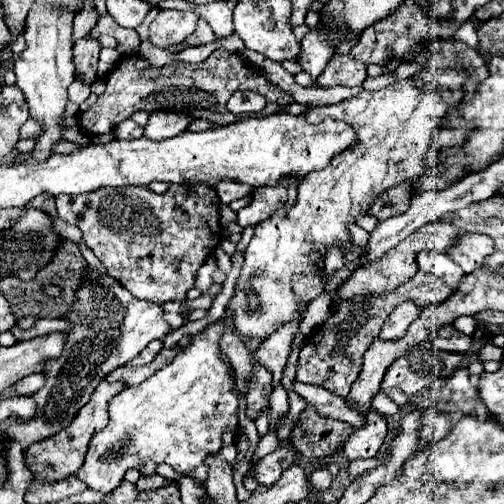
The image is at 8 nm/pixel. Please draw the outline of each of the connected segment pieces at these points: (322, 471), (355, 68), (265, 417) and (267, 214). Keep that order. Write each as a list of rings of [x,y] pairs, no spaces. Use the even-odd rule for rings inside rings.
[[[323,466],[315,468],[315,470],[311,472],[311,476],[309,476],[309,484],[311,484],[311,488],[315,488],[317,492],[327,490],[327,488],[331,486],[331,480],[333,480],[331,472],[329,472],[327,468],[323,468]]]
[[[333,56],[325,66],[325,72],[319,76],[317,84],[321,88],[333,86],[361,86],[367,78],[363,62],[355,60],[353,56]]]
[[[267,406],[267,408],[263,408],[263,410],[259,412],[259,416],[257,416],[257,420],[255,420],[259,436],[265,436],[265,432],[269,430],[269,414],[271,414],[271,408]]]
[[[283,180],[275,188],[259,188],[259,192],[253,192],[251,204],[237,212],[237,224],[245,230],[269,220],[279,210],[279,206],[287,202],[287,190],[287,180]]]

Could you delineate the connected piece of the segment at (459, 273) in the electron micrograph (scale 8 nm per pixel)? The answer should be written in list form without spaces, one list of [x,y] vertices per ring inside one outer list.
[[[423,250],[417,254],[417,266],[419,270],[439,278],[441,282],[445,282],[451,288],[457,288],[461,278],[465,276],[465,272],[459,268],[459,264],[455,264],[453,260],[449,260],[447,254],[437,254],[431,250]]]

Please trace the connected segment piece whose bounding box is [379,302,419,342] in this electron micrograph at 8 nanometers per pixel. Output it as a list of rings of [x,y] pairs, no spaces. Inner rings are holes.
[[[403,302],[399,308],[395,308],[395,312],[391,312],[387,324],[383,324],[379,340],[399,340],[405,336],[409,324],[419,316],[419,308],[411,302]]]

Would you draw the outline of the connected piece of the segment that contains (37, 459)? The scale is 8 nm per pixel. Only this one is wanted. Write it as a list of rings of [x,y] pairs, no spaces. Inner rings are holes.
[[[99,384],[99,388],[91,394],[91,400],[77,412],[77,416],[71,420],[67,428],[57,432],[55,436],[49,436],[45,440],[39,440],[27,448],[27,462],[35,474],[35,478],[43,482],[57,482],[67,476],[77,474],[77,470],[83,466],[83,460],[87,453],[87,444],[93,436],[93,432],[99,432],[109,416],[107,416],[107,402],[119,392],[119,384]]]

